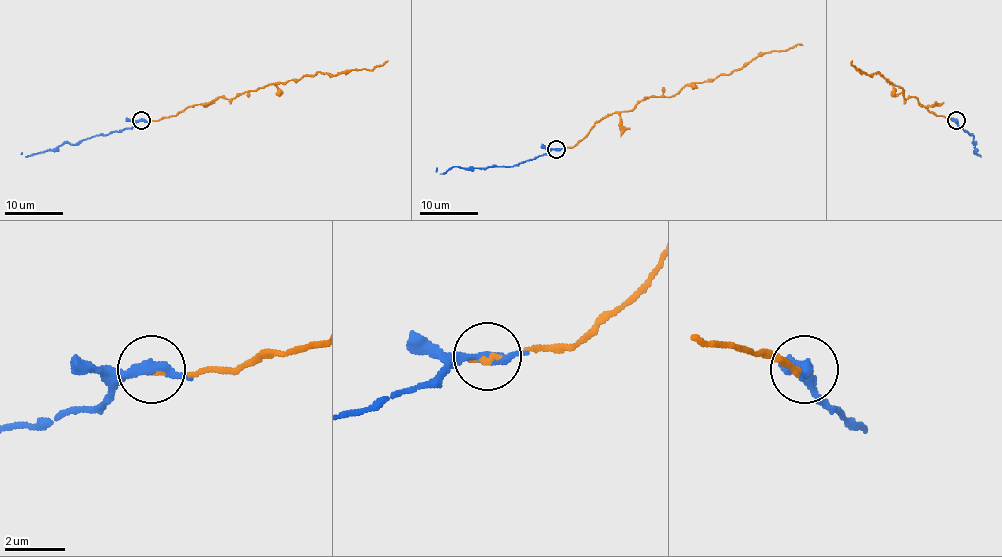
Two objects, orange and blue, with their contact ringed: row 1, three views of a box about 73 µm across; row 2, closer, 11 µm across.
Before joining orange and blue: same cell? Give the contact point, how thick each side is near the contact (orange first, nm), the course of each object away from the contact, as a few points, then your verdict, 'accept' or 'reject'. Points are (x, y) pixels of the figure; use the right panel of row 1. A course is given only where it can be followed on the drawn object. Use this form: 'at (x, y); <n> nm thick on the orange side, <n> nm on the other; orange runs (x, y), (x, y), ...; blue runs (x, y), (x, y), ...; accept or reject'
at (956, 120); 110 nm thick on the orange side, 320 nm on the other; orange runs (955, 121), (933, 115), (914, 97), (907, 99), (904, 91), (878, 72), (868, 75), (857, 69), (852, 61); blue runs (955, 121), (973, 135), (973, 153), (980, 156), (974, 153); accept

